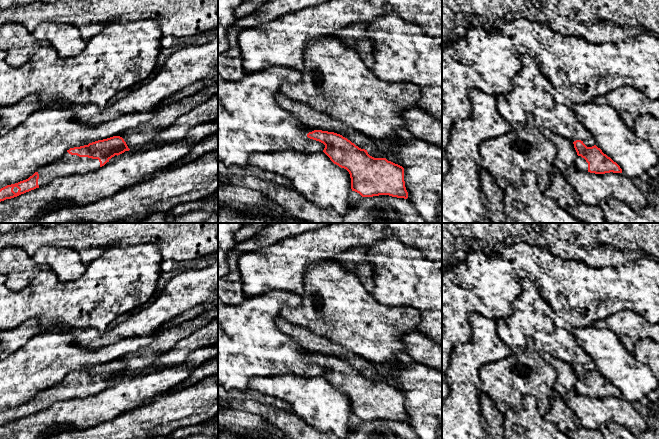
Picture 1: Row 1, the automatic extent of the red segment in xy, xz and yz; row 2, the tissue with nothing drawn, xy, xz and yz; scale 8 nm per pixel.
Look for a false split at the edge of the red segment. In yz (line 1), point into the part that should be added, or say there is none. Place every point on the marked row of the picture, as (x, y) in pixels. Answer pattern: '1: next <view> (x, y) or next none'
1: next yz (580, 164)

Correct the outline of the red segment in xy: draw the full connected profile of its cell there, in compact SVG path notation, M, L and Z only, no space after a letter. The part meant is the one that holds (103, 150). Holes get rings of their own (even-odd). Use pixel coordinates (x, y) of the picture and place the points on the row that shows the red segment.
M120 136L70 148L61 159L39 168L28 179L1 188L0 202L17 197L64 176L86 174L97 170L115 155L118 156L129 150L126 142Z

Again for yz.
M576 140L573 144L578 155L575 169L595 174L622 173L620 166L596 145L587 147L581 140Z

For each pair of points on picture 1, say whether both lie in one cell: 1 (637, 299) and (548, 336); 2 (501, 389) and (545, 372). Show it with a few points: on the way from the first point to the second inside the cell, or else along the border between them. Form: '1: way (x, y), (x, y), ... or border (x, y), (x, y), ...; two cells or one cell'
1: border (552, 309), (553, 321), (569, 331); two cells
2: way (512, 382), (521, 382), (524, 385), (534, 378); one cell

